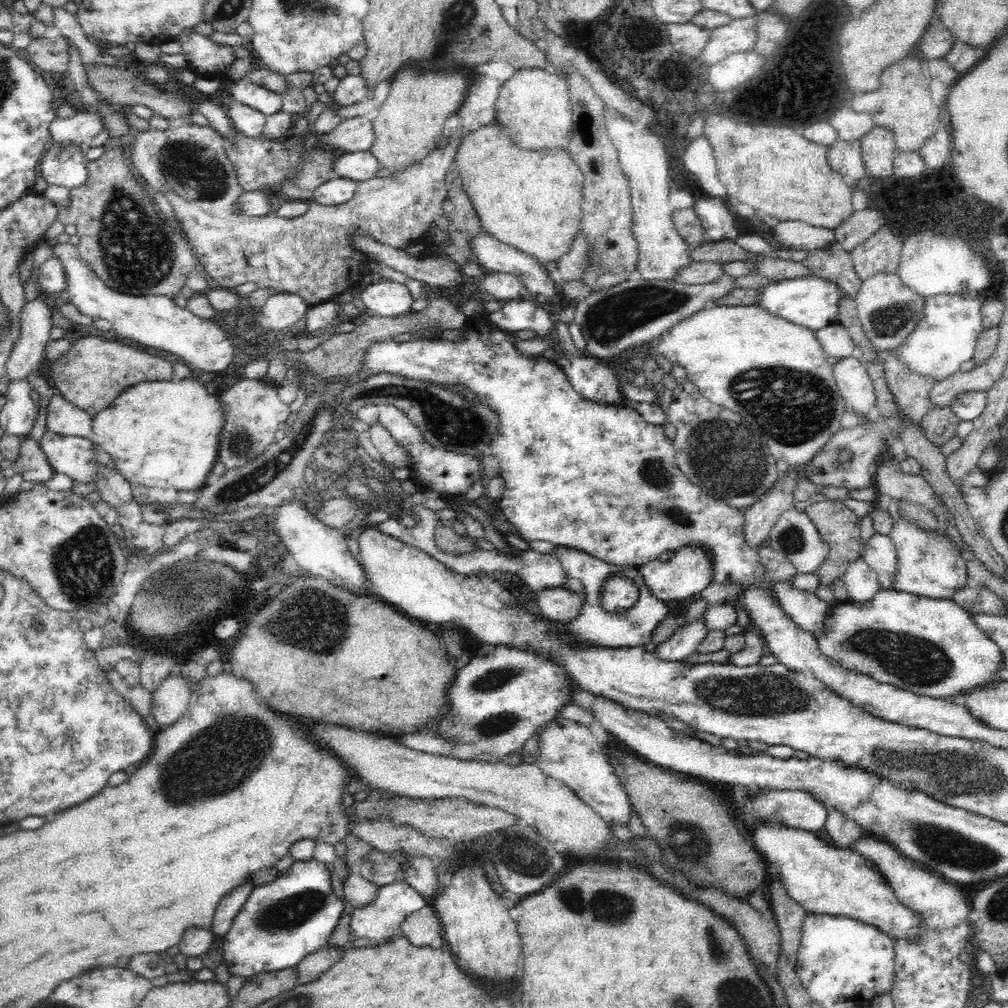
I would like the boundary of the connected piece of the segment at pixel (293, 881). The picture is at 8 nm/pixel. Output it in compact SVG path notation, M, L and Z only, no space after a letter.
M316 860L295 861L288 872L252 889L236 914L220 947L231 975L250 980L255 974L297 966L318 948L327 945L330 934L344 914L344 900L332 890L330 866Z

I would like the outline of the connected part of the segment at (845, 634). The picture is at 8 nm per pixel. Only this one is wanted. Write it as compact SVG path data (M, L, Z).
M880 589L872 600L860 603L850 602L837 602L831 608L828 608L826 612L826 620L824 620L824 630L820 630L815 636L818 641L818 647L820 651L826 654L828 658L832 658L833 661L838 661L840 665L845 669L854 671L858 674L864 674L870 676L877 682L896 686L901 690L908 690L919 696L931 697L941 700L948 700L952 702L962 702L964 696L974 688L985 686L985 684L999 682L1000 675L998 670L1002 668L1002 649L996 645L996 642L988 638L988 635L984 631L980 630L980 627L976 625L974 617L970 615L970 611L962 608L952 599L935 599L925 596L915 595L906 591L899 591L898 589Z

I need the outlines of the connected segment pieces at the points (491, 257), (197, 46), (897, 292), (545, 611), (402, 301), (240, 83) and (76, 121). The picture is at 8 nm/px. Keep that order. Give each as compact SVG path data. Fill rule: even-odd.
M481 231L474 240L472 240L471 252L476 256L478 265L488 269L489 272L506 272L507 274L513 274L521 282L522 286L528 289L529 298L538 303L550 301L552 298L560 296L561 290L558 283L555 281L555 276L549 274L545 266L543 266L536 258L528 253L522 253L520 250L507 246L497 240L494 236Z
M184 29L176 38L181 43L181 53L187 60L188 67L198 75L209 75L226 70L234 62L234 49L228 44L214 43L209 36L199 34L194 29Z
M897 273L874 274L862 282L854 301L867 340L880 351L890 351L902 345L915 330L916 324L922 322L926 297L904 285Z
M568 587L545 588L537 592L541 616L558 624L567 624L580 614L584 593L568 590Z
M377 279L361 292L365 308L370 315L397 317L411 312L414 297L405 284Z
M246 78L238 79L232 86L233 98L266 116L282 111L280 94L258 86Z
M79 111L70 118L54 119L49 129L52 143L80 147L83 142L89 142L96 134L100 134L104 128L100 111Z

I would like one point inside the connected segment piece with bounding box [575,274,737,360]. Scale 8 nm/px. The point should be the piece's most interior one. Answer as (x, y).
(613, 320)

